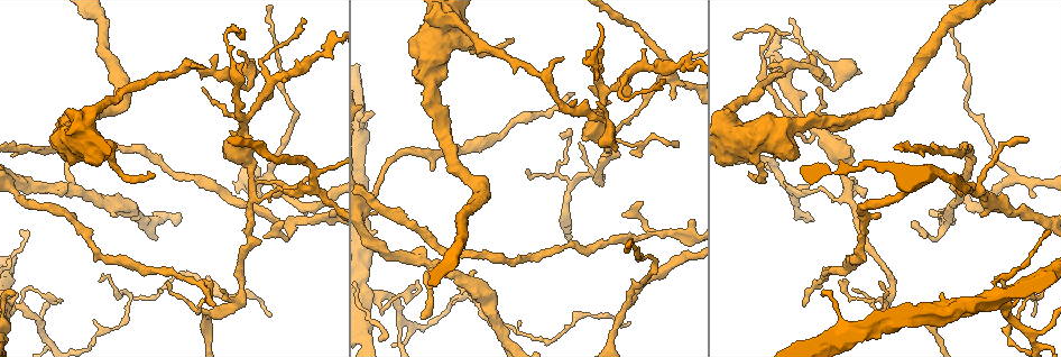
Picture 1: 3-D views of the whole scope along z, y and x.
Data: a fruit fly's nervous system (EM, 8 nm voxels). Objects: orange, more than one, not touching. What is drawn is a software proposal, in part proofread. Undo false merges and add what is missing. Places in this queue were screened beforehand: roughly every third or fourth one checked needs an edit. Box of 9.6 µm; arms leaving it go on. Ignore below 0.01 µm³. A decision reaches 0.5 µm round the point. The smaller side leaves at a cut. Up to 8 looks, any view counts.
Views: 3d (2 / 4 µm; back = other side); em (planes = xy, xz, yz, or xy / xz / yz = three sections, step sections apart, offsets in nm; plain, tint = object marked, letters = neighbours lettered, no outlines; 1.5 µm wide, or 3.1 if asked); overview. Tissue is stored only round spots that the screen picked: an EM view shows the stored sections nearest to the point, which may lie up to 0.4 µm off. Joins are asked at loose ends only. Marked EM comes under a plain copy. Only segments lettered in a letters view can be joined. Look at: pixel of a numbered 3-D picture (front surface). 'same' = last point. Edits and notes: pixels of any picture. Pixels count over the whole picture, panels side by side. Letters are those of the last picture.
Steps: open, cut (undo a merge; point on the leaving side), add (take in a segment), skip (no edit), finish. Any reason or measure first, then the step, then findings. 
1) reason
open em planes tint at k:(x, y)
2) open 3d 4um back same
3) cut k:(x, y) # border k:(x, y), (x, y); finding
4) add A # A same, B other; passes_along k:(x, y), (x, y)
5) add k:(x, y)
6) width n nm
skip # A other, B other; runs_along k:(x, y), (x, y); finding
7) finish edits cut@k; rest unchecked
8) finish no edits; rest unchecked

a narrow waist
open em yz step 4 tint at 1:(636, 237)

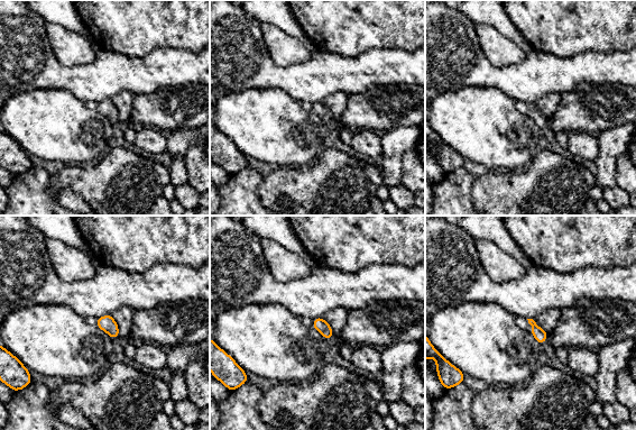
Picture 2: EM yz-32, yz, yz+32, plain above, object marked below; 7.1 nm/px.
another direction
open em xz step 8 letters same

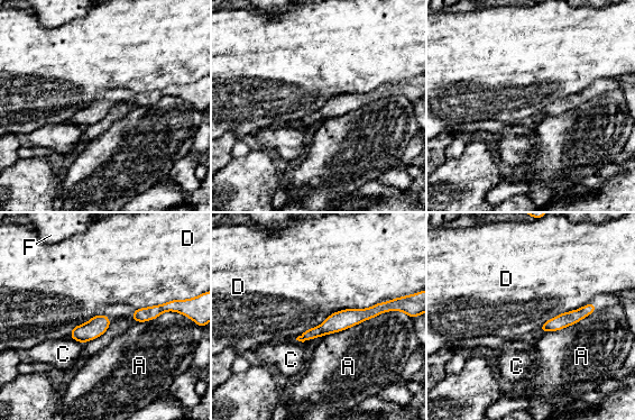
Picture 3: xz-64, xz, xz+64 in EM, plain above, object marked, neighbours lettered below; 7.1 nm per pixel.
skip # A other, C other, D other, F other; runs_along 3:(384, 307), (339, 320), (301, 338); one neuron here

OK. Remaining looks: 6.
an open end
open em planes letters at 1:(258, 71)

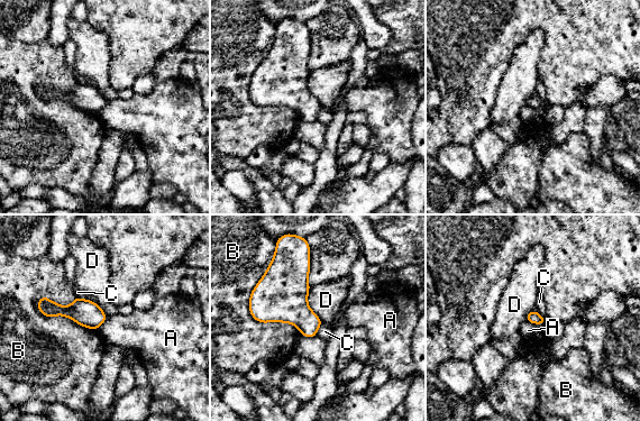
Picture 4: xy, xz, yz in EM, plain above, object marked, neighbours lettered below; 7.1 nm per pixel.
skip # A other, B other, C other, D other; border 4:(75, 295), (94, 302); none of them fits

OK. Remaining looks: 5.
tapers out
open 3d 4um at 1:(570, 93)

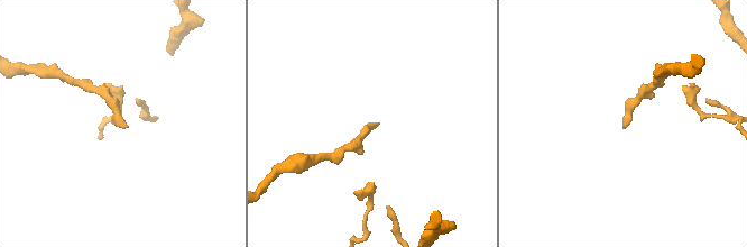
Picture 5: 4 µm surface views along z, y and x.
open em xz step 4 letters at 5:(623, 128)

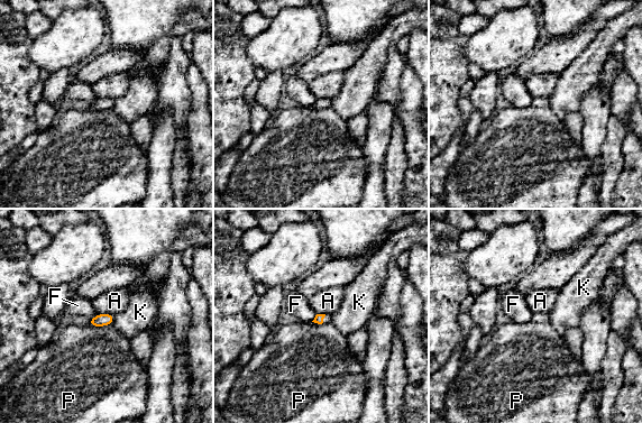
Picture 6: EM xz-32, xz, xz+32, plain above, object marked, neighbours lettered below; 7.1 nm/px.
open em planes letters same

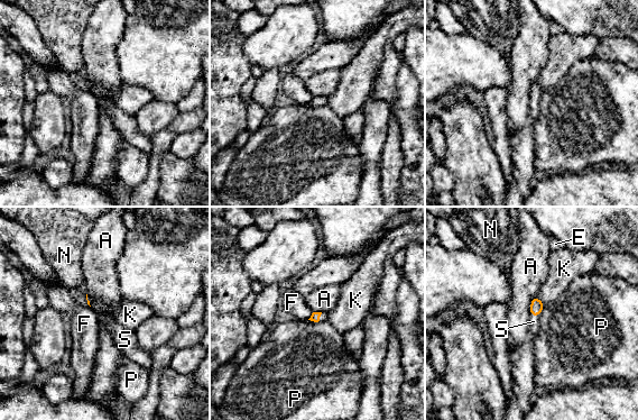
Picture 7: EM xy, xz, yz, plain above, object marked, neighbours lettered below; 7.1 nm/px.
add S # A other, E other, F other, K other, N other, P other, S same; passes_along 7:(536, 306), (534, 316), (534, 321); the neuron continues

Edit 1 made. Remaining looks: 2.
finish edits add@7; rest unchecked

